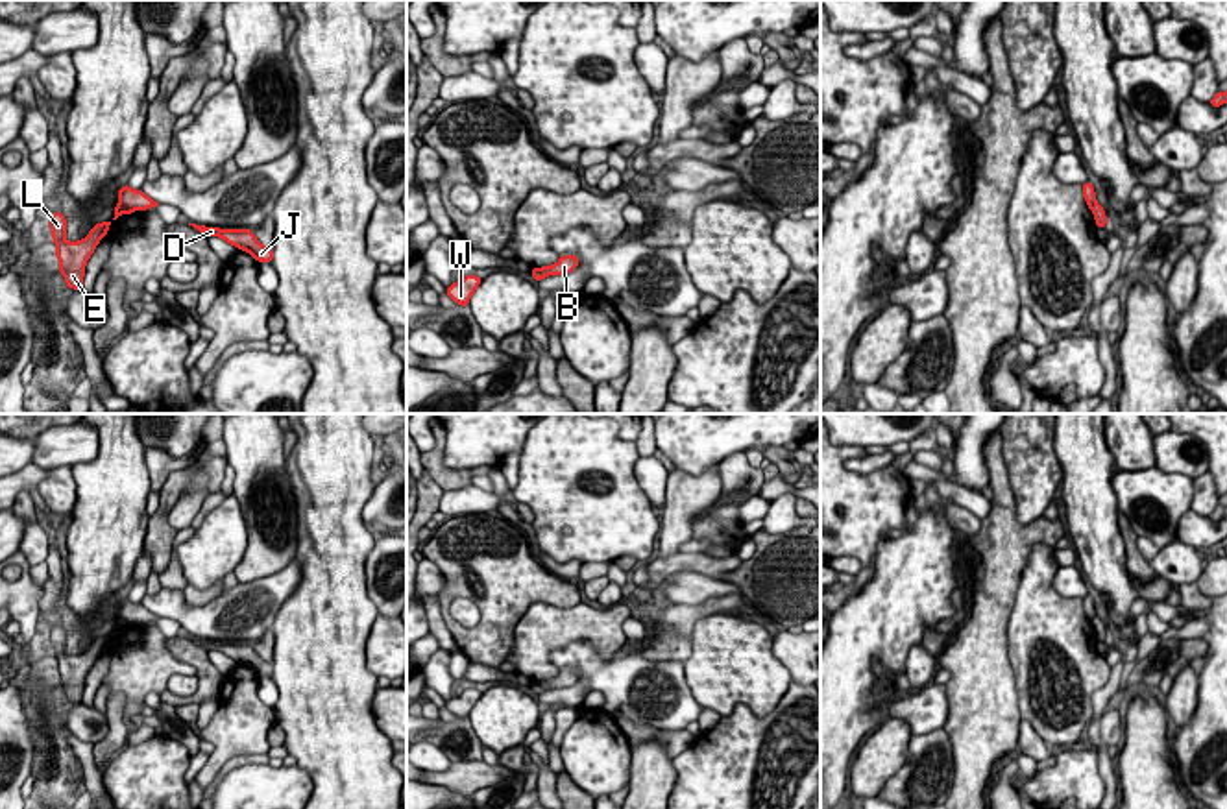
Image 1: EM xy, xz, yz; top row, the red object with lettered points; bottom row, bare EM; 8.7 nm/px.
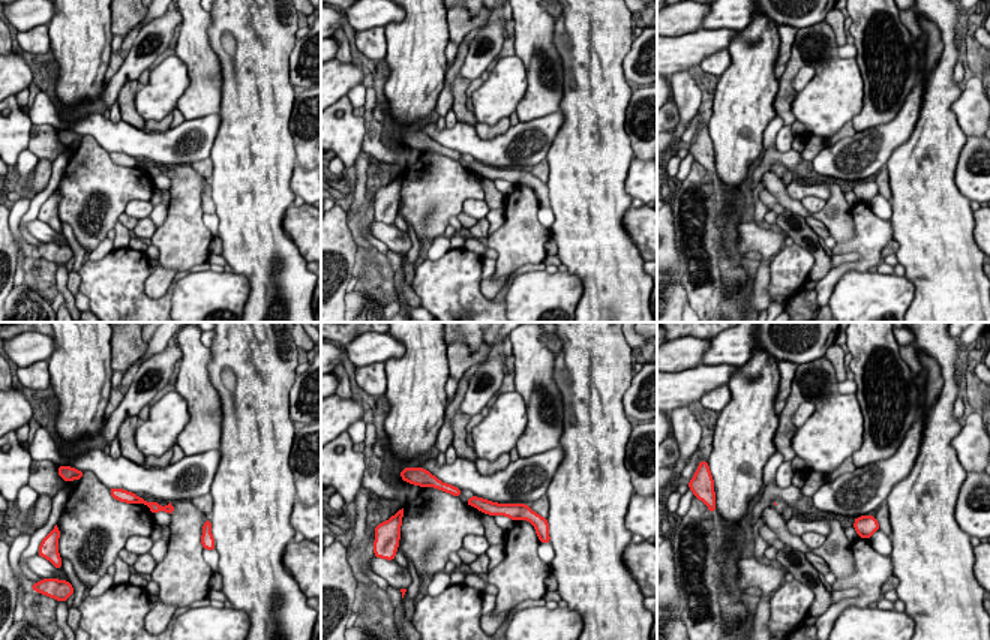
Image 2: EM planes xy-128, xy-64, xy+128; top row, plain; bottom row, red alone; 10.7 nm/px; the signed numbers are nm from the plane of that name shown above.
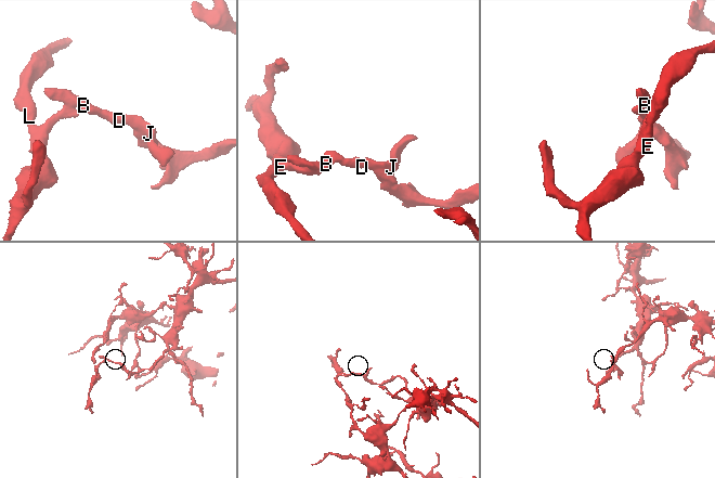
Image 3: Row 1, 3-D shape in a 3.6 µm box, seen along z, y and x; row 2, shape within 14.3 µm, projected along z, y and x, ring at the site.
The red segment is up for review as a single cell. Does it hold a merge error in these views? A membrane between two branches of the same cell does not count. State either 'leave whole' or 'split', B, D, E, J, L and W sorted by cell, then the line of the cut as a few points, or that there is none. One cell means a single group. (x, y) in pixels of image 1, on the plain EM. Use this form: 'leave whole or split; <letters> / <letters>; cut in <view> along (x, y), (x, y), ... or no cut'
split; B D J / E L W; cut in xy along (119, 617), (132, 625)

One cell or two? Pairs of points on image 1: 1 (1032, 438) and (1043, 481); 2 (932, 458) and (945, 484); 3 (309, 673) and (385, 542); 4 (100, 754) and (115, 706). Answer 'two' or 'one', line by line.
1: one
2: two
3: two
4: one

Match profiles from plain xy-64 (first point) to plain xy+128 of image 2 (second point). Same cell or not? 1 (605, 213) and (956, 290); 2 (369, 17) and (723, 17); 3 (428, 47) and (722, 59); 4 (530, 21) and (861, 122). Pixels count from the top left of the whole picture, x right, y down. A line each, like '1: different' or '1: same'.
1: same
2: same
3: different
4: same

